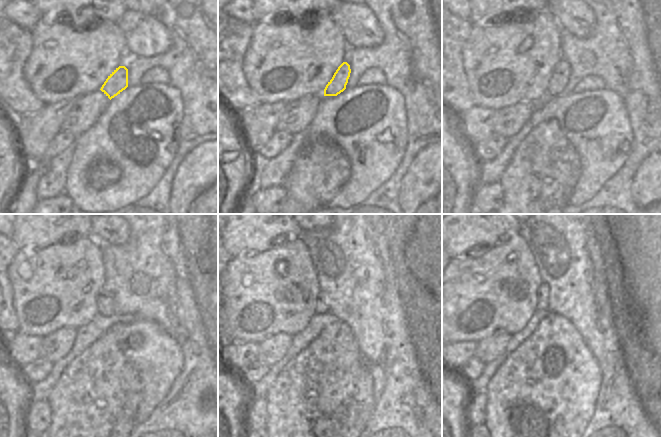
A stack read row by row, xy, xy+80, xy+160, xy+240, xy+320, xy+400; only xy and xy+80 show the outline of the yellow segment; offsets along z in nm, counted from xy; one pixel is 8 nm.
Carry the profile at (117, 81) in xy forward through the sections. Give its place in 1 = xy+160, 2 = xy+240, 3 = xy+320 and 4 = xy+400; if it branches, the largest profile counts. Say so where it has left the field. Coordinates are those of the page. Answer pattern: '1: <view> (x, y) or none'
1: xy+160 (559, 78)
2: xy+240 (105, 301)
3: xy+320 (321, 307)
4: xy+400 (543, 292)

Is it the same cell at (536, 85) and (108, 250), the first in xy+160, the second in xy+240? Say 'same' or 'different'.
different

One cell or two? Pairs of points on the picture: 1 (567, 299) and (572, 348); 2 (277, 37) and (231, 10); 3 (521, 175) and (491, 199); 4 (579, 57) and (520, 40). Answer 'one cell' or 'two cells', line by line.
1: two cells
2: two cells
3: two cells
4: two cells

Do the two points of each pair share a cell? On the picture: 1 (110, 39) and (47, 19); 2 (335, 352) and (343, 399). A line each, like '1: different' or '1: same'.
1: same
2: same

